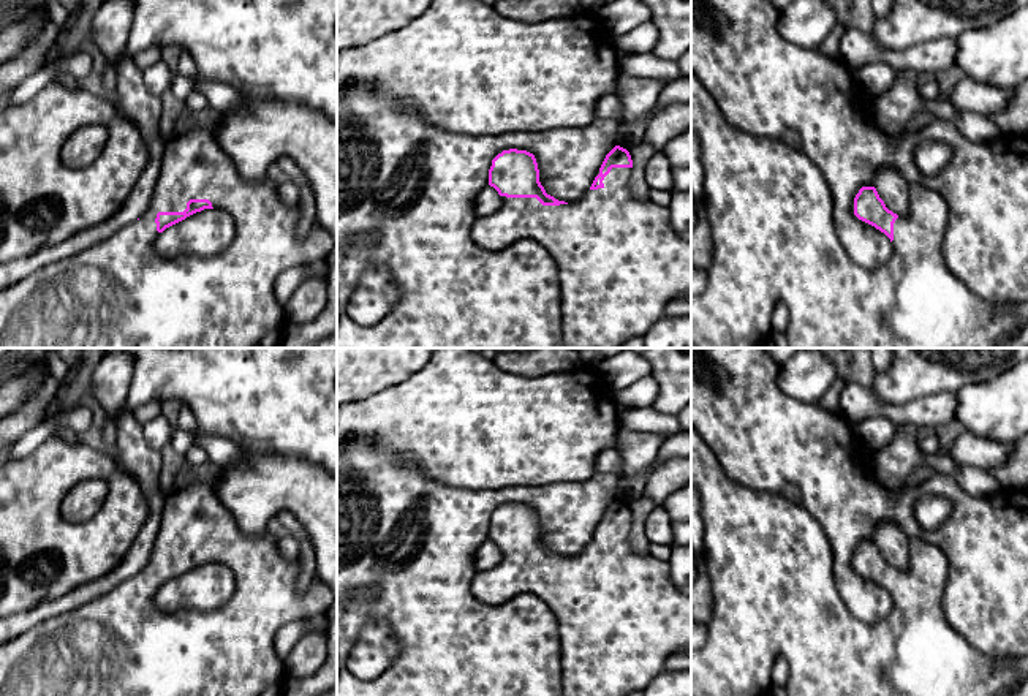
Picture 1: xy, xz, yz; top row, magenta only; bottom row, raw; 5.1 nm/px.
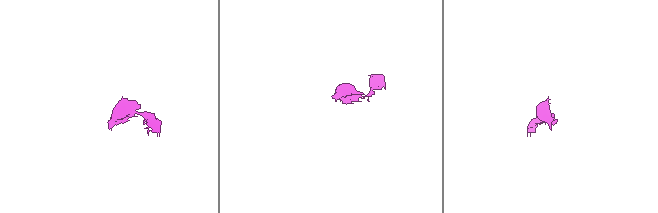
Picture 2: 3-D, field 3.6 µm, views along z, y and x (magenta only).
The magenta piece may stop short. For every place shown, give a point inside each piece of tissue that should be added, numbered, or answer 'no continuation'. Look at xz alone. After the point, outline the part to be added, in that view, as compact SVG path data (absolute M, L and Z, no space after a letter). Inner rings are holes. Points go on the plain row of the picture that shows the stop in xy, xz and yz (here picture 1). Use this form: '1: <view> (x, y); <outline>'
1: xz (620, 617); M612 522L603 543L560 560L542 560L536 552L501 550L500 563L478 571L471 581L471 592L484 603L533 593L549 606L561 641L563 696L644 691L675 650L691 649L691 596L674 587L667 562L633 549L629 531L631 522Z

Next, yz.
1: yz (774, 593); M691 427L691 487L697 490L704 522L702 550L709 569L712 590L712 617L707 623L707 641L691 650L691 696L764 696L769 675L778 656L789 664L788 696L1028 696L1028 655L1020 658L992 658L969 644L944 617L943 600L946 592L946 557L932 543L908 539L908 568L894 577L890 612L878 623L859 620L845 604L835 584L832 550L829 539L814 517L780 494L745 487L726 476L712 449Z

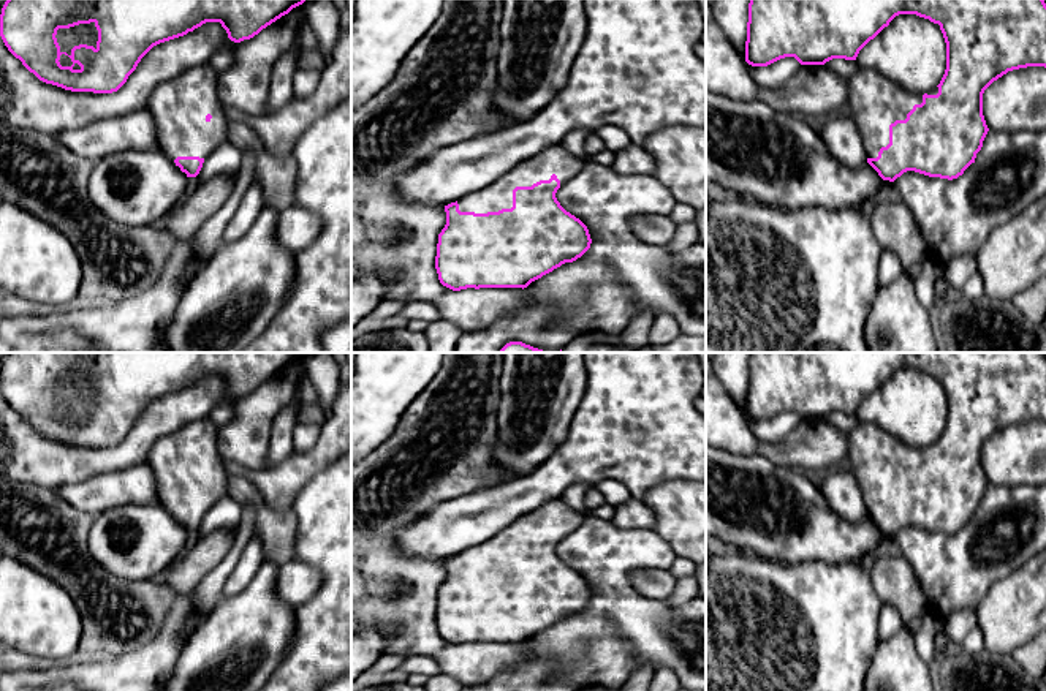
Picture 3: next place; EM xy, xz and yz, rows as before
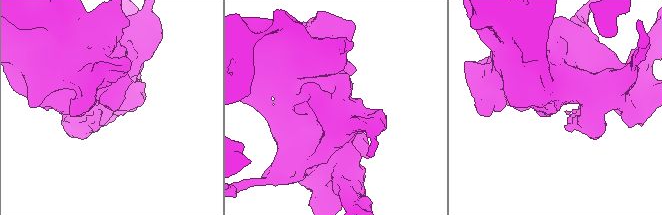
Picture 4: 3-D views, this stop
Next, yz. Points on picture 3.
1: yz (875, 456); M859 424L848 433L847 466L861 485L867 512L877 512L889 498L889 479L905 474L924 447L911 447L874 424Z

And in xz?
1: xz (556, 514); M560 498L549 501L516 520L492 539L459 553L459 565L487 568L511 563L513 544L516 541L532 541L540 534L549 534L552 528L555 528L560 539L563 539L578 528L582 520L584 517Z

